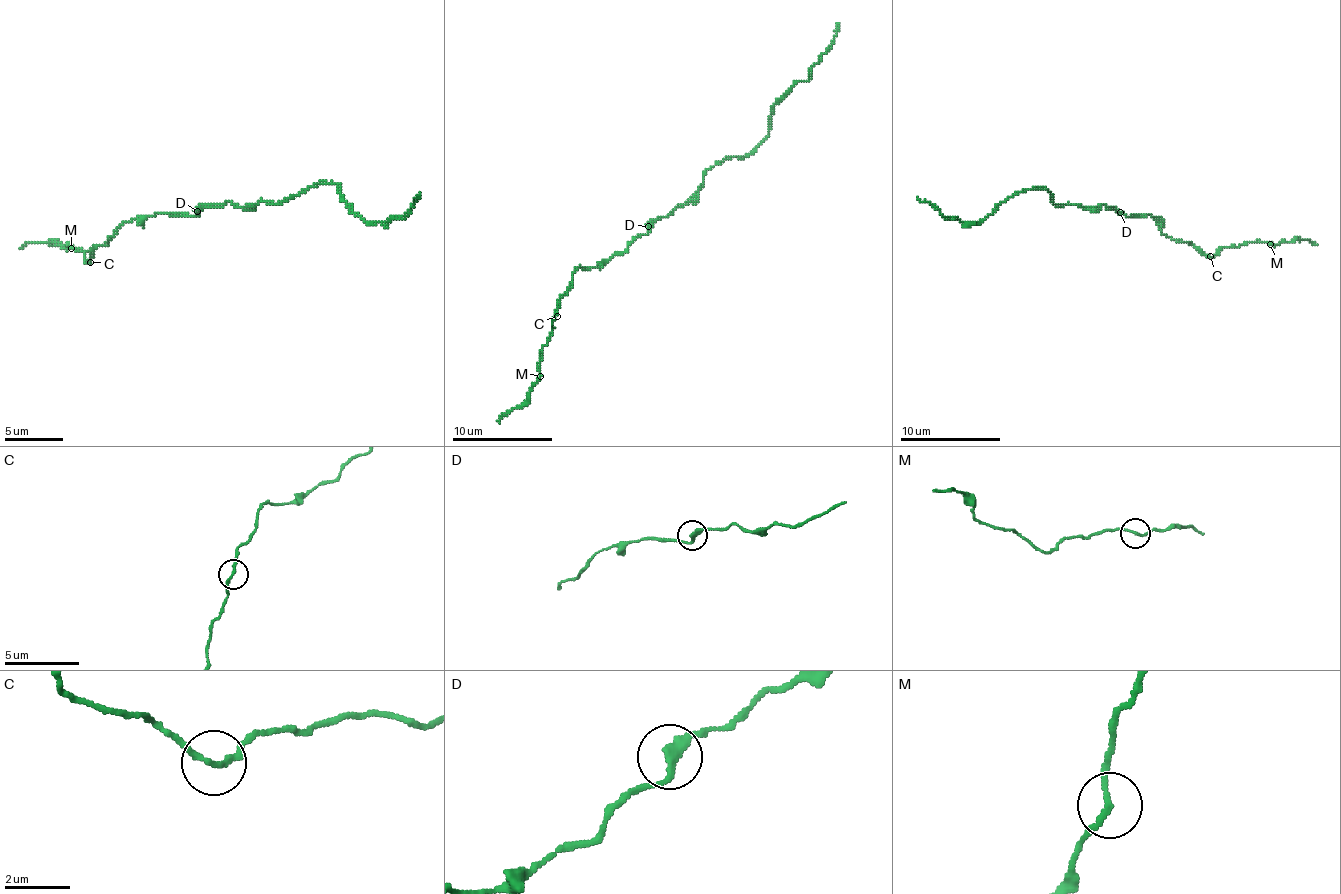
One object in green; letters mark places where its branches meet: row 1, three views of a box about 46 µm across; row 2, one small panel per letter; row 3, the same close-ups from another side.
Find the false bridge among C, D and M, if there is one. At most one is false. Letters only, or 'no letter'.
D

